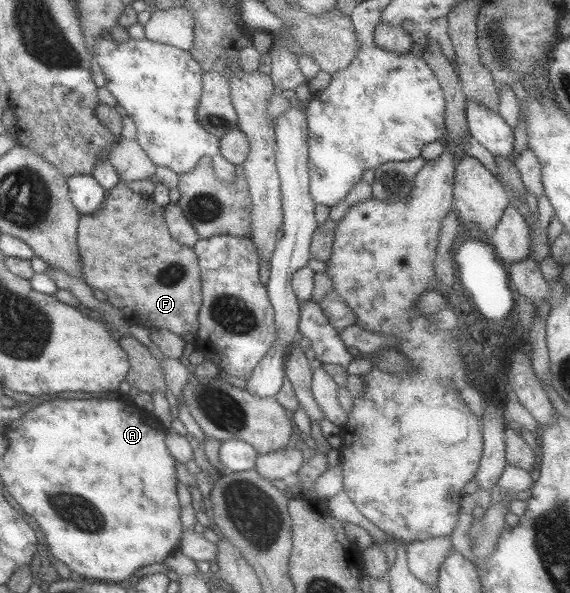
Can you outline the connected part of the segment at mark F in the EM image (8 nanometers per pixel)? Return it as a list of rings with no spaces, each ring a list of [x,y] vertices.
[[[124,182],[107,190],[100,207],[92,215],[80,217],[78,252],[82,260],[83,281],[104,292],[107,303],[123,310],[131,323],[167,329],[181,336],[190,332],[197,335],[198,314],[203,303],[200,265],[192,248],[180,245],[170,236],[165,207],[156,204],[151,195],[135,193]]]

